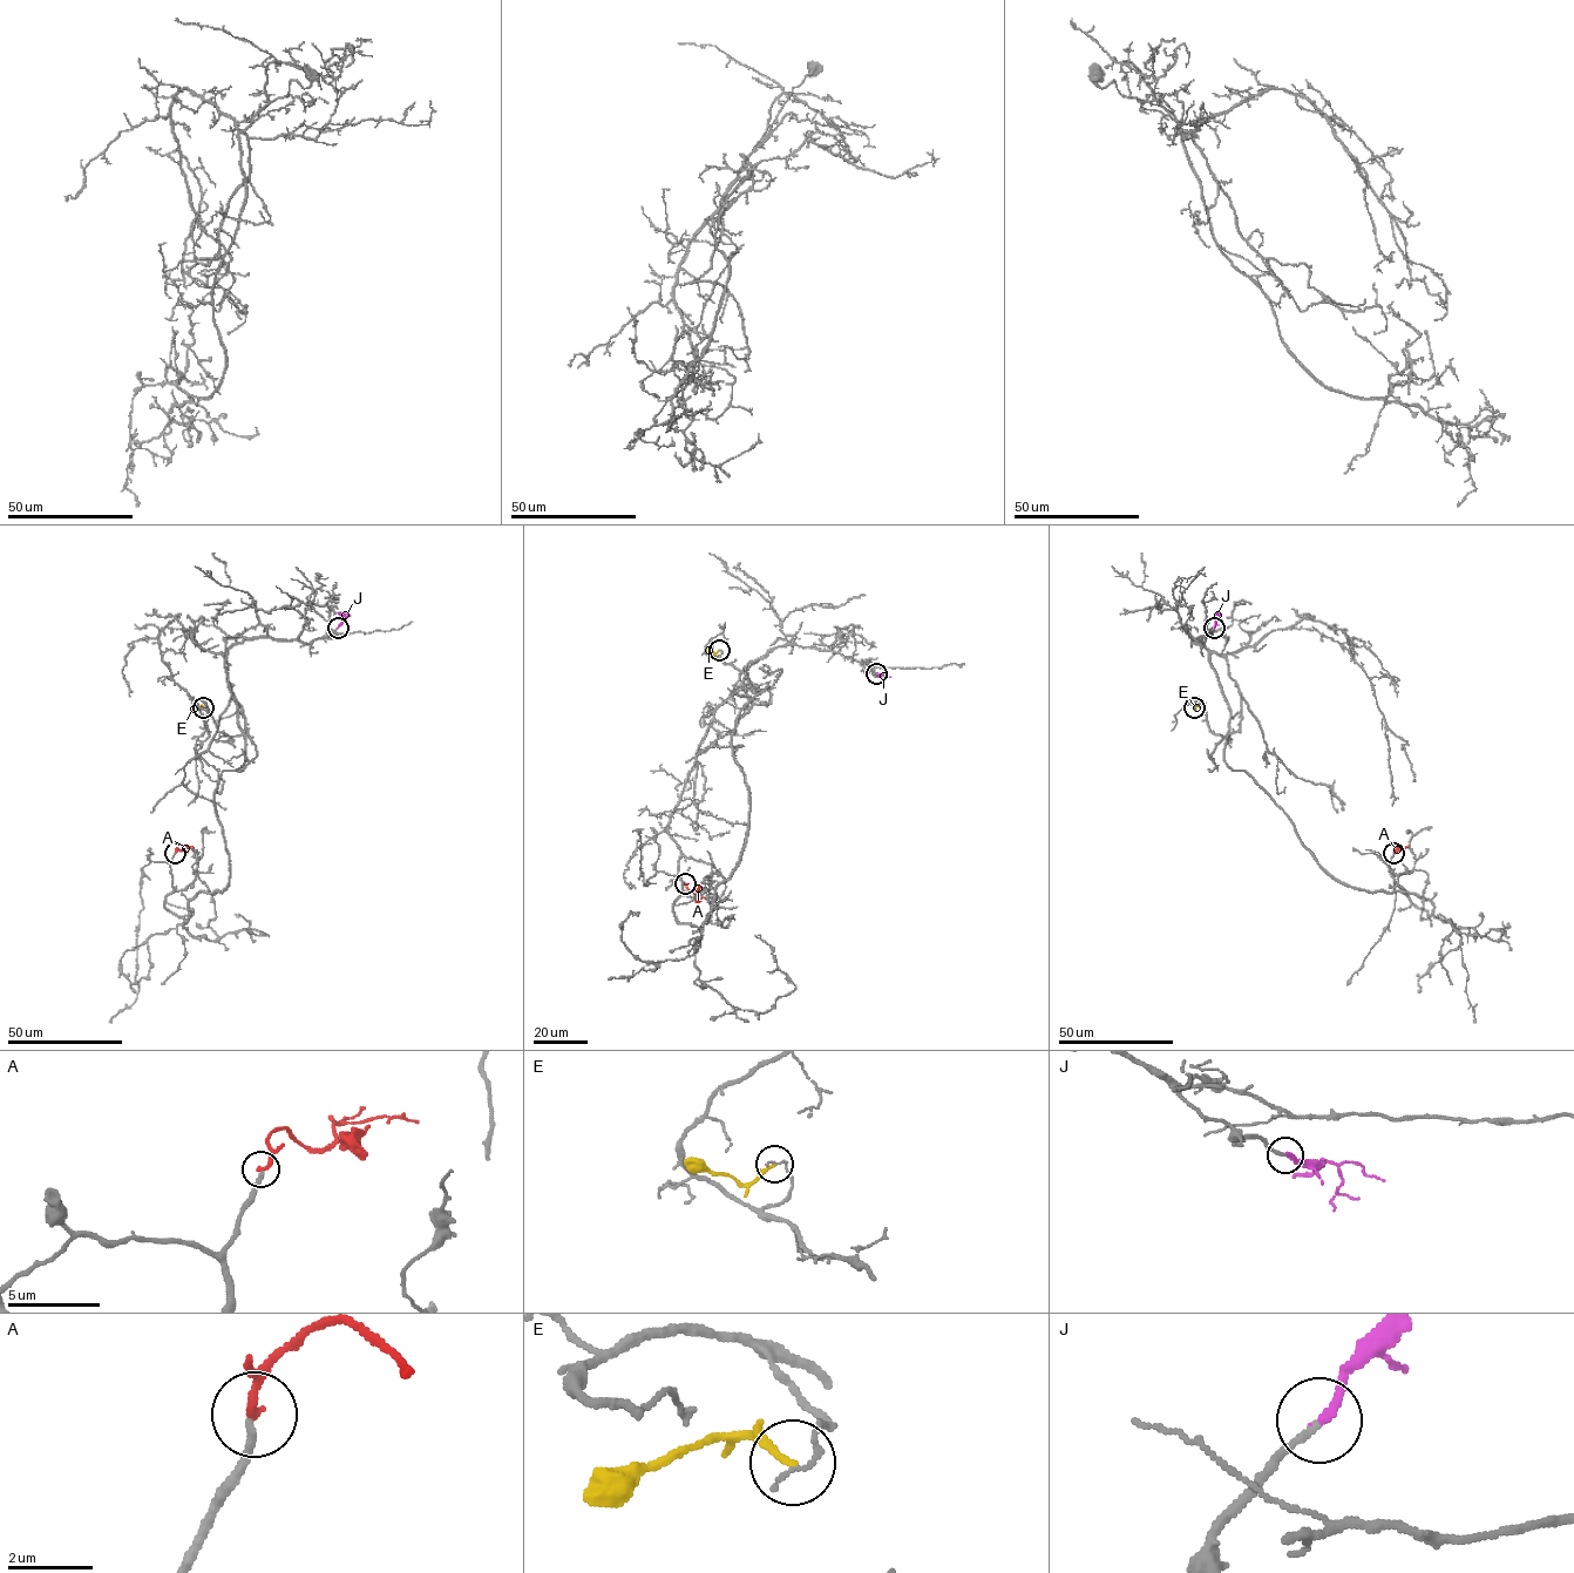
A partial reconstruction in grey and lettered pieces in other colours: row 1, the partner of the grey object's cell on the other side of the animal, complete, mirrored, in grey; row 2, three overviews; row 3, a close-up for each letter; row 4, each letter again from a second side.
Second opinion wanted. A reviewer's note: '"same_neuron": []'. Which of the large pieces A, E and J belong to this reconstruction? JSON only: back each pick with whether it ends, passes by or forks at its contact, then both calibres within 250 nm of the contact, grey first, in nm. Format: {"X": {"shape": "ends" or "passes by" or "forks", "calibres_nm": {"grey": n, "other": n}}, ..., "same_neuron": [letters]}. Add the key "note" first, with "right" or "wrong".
{"note": "wrong", "J": {"shape": "ends", "calibres_nm": {"grey": 160, "other": 200}}, "same_neuron": ["J"]}

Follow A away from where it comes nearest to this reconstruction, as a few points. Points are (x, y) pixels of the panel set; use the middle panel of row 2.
A: (685, 883), (696, 897), (707, 899)

